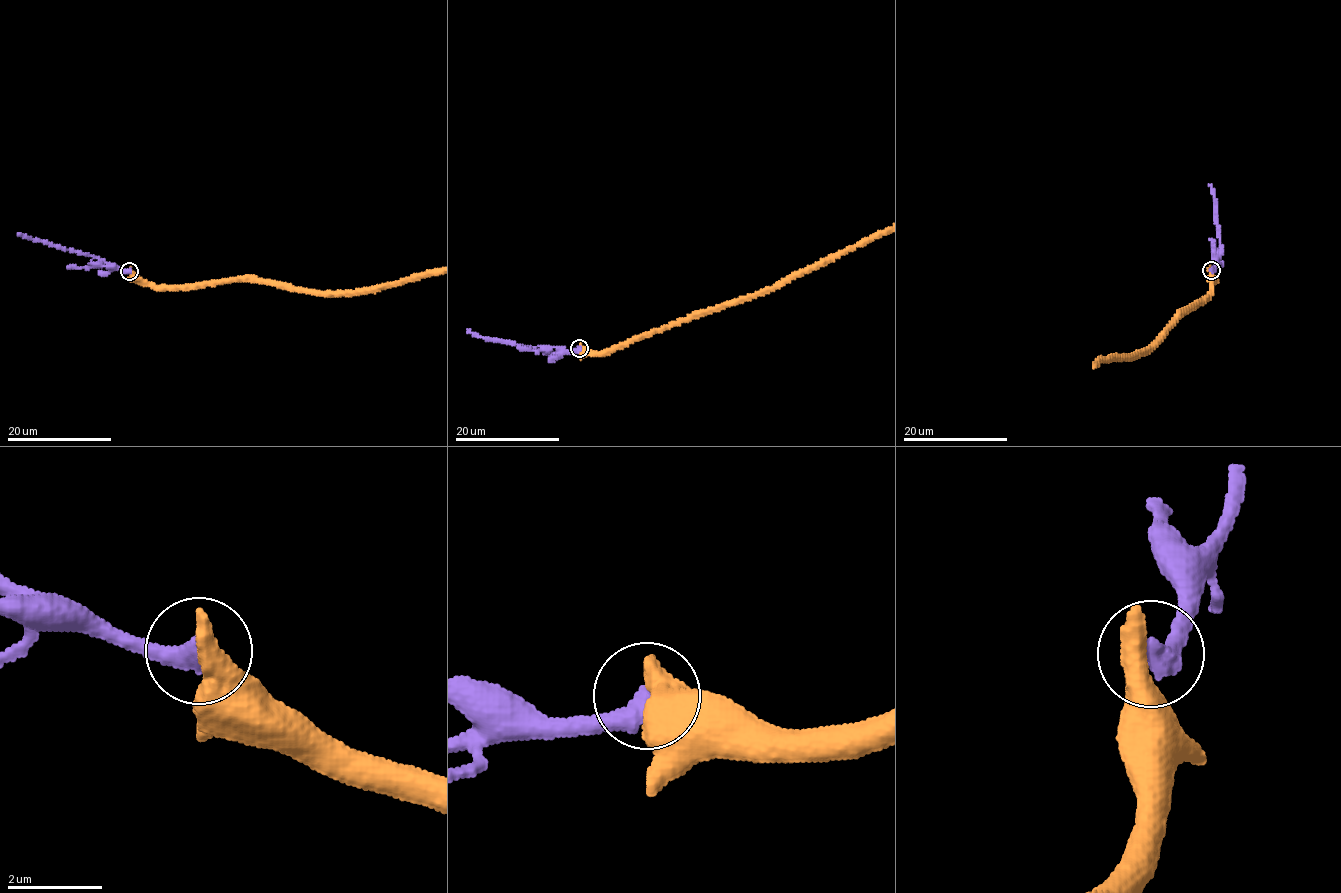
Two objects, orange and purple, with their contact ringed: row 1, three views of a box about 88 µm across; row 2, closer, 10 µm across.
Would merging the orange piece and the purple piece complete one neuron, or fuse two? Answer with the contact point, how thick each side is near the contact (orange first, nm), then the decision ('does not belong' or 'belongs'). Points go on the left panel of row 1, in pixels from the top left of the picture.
(129, 271) | 600/440 nm | belongs

